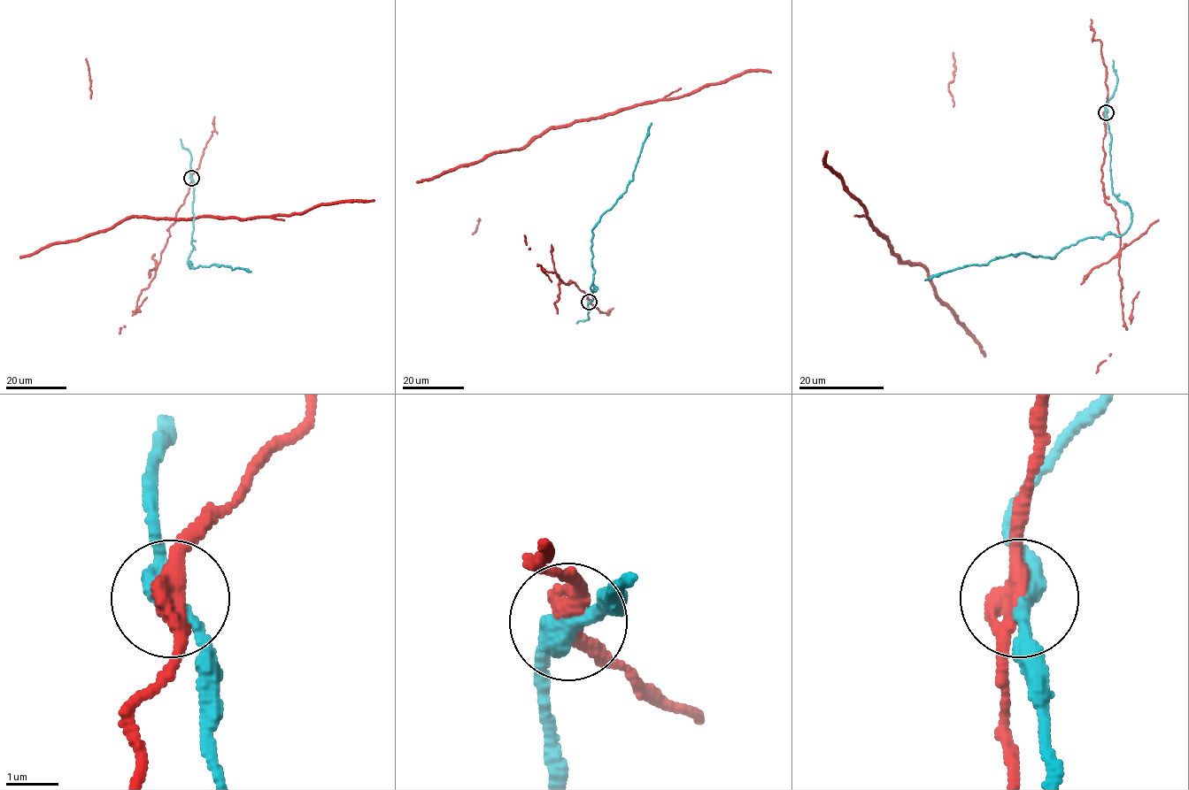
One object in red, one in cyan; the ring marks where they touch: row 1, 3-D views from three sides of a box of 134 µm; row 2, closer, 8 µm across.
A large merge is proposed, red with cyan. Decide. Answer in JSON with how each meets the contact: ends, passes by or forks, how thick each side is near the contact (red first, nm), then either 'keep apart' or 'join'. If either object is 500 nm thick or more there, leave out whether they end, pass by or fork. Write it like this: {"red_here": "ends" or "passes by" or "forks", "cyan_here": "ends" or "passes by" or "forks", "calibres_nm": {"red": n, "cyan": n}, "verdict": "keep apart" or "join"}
{"red_here": "passes by", "cyan_here": "passes by", "calibres_nm": {"red": 380, "cyan": 360}, "verdict": "keep apart"}

